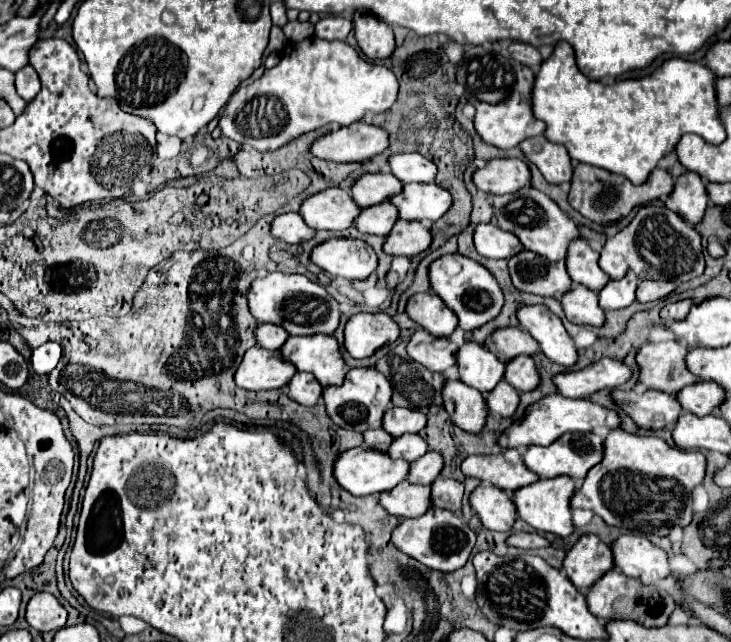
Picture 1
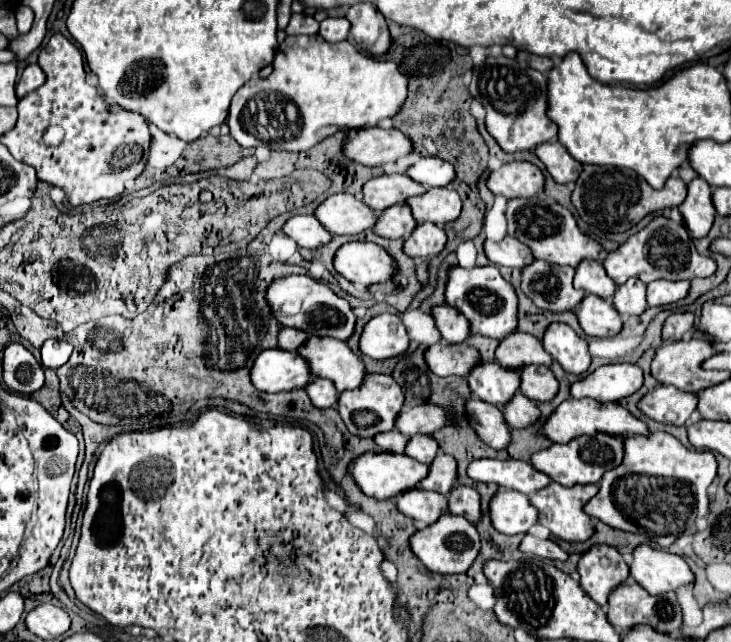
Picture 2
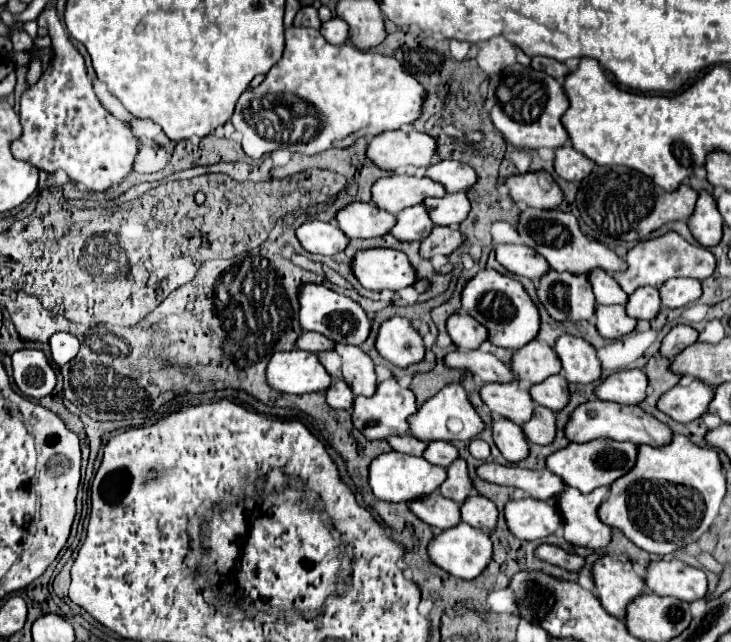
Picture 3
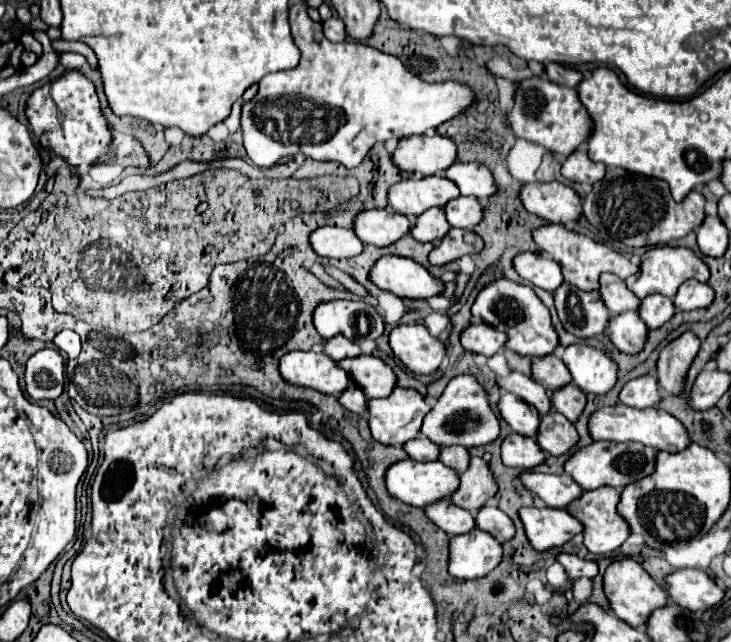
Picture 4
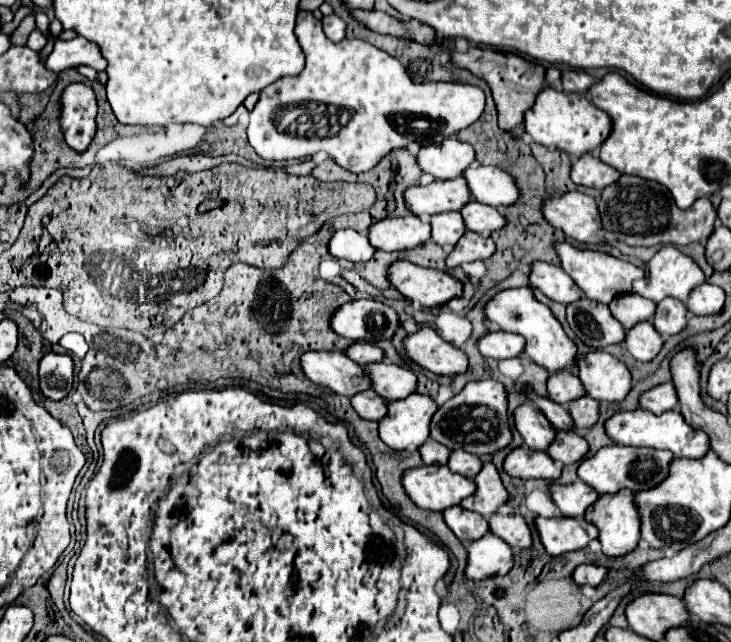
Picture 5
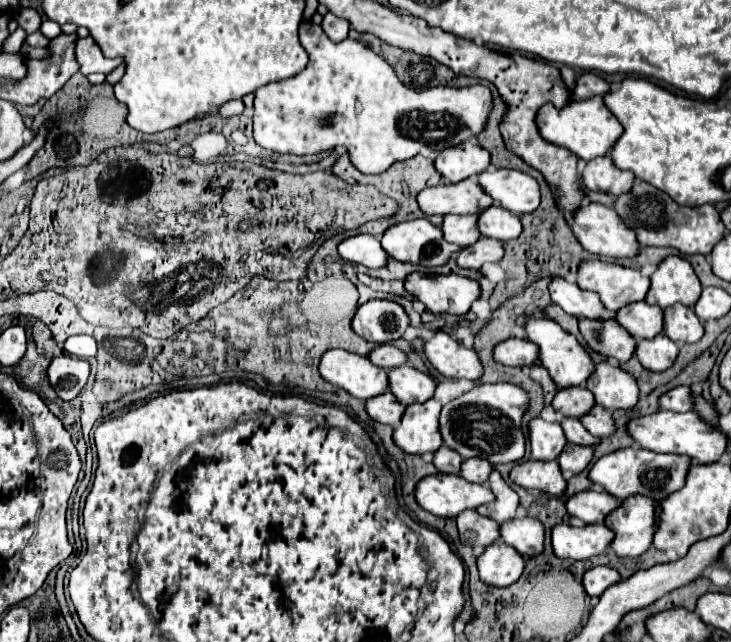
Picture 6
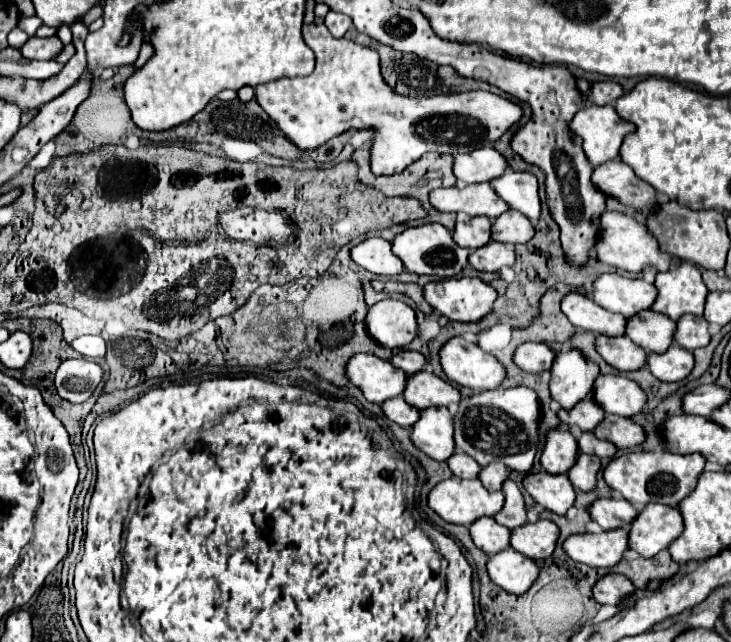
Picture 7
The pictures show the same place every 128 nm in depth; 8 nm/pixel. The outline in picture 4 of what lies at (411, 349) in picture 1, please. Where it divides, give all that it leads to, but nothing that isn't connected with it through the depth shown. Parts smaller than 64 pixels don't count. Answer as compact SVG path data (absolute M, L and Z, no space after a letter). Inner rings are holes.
M510 372L510 376L498 378L498 384L502 390L508 390L508 392L516 394L518 398L522 398L524 402L532 404L540 412L540 416L552 412L552 400L550 400L548 390L544 390L530 376L520 374L520 372Z

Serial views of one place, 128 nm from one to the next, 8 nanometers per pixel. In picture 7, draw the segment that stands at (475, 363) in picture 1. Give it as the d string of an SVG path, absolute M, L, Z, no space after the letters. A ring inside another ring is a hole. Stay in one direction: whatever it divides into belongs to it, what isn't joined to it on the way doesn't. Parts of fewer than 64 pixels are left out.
M558 426L548 432L540 460L548 474L568 474L568 470L576 464L578 454L578 440L568 430Z

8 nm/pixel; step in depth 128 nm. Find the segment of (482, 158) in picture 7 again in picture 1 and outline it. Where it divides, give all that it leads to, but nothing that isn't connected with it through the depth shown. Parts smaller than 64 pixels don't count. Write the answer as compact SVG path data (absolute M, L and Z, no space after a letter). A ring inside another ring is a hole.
M356 122L344 126L312 144L312 154L332 162L368 162L388 150L390 140L384 128Z

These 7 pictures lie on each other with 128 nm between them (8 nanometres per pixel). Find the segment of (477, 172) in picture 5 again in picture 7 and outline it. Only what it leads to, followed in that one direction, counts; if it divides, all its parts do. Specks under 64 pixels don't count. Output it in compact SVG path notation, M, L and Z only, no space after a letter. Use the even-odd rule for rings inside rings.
M508 170L504 176L490 182L496 194L514 210L522 212L534 224L540 218L540 198L538 198L538 180L530 172Z

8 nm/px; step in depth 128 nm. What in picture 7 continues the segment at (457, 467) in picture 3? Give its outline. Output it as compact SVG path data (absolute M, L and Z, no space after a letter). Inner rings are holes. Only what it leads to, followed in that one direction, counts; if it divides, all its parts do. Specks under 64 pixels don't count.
M508 480L508 484L504 484L502 492L506 496L506 502L504 502L504 508L500 510L500 514L494 516L494 520L512 530L518 526L524 526L528 522L528 518L526 518L526 506L524 506L524 496L522 496L520 488L516 486L516 482Z

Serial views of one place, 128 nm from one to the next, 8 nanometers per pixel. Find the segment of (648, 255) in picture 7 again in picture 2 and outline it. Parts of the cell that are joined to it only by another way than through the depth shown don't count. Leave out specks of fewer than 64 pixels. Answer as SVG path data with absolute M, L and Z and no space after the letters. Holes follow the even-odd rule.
M510 162L490 174L488 188L508 200L532 198L544 190L544 174L530 162Z

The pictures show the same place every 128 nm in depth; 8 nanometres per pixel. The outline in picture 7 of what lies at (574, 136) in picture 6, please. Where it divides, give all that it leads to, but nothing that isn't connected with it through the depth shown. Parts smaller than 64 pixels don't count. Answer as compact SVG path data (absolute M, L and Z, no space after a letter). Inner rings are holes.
M612 104L582 108L574 116L570 126L572 132L576 132L584 140L582 148L594 168L618 158L624 136L636 130L632 122L626 122L618 116Z

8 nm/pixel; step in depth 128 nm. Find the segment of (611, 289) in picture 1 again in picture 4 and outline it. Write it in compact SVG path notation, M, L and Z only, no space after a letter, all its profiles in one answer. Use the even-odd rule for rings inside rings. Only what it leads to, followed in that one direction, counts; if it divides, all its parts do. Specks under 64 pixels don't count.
M660 294L646 296L644 304L640 308L640 318L648 324L650 330L664 326L674 314L676 314L676 306L674 306L672 298L666 298Z

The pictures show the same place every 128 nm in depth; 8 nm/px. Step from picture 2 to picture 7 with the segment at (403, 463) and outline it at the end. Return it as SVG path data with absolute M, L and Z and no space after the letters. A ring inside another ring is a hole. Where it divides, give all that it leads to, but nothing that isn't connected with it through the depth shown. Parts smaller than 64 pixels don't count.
M452 476L430 492L428 504L446 522L470 526L482 516L498 514L504 506L504 494L488 492L480 480L460 480Z

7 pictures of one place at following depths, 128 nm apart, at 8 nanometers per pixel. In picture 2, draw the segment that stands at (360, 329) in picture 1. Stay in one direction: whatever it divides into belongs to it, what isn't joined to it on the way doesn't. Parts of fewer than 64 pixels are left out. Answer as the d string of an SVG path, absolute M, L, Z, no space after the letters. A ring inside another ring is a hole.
M380 314L372 318L360 338L360 350L376 360L404 356L408 346L410 338L396 314Z

